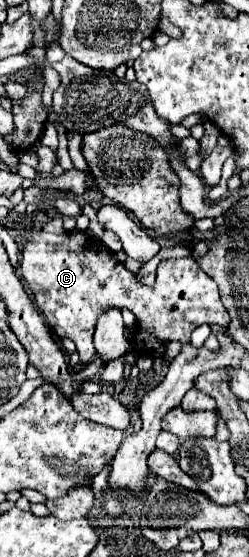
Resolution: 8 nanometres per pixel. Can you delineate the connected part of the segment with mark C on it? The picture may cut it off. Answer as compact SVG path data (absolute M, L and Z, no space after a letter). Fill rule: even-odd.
M39 232L29 240L21 252L21 274L33 292L35 306L45 316L47 324L59 338L71 338L77 346L81 362L91 362L97 351L93 335L97 318L107 308L131 310L137 318L133 326L133 352L137 356L153 356L157 348L167 346L173 340L181 344L189 342L191 332L201 324L217 324L221 328L229 326L229 314L221 304L217 284L193 258L167 258L157 266L155 286L149 288L137 280L137 274L125 268L111 250L101 246L99 240L87 238L85 246L77 246L81 232L45 234ZM97 248L97 250L93 250ZM35 264L39 272L33 272Z

